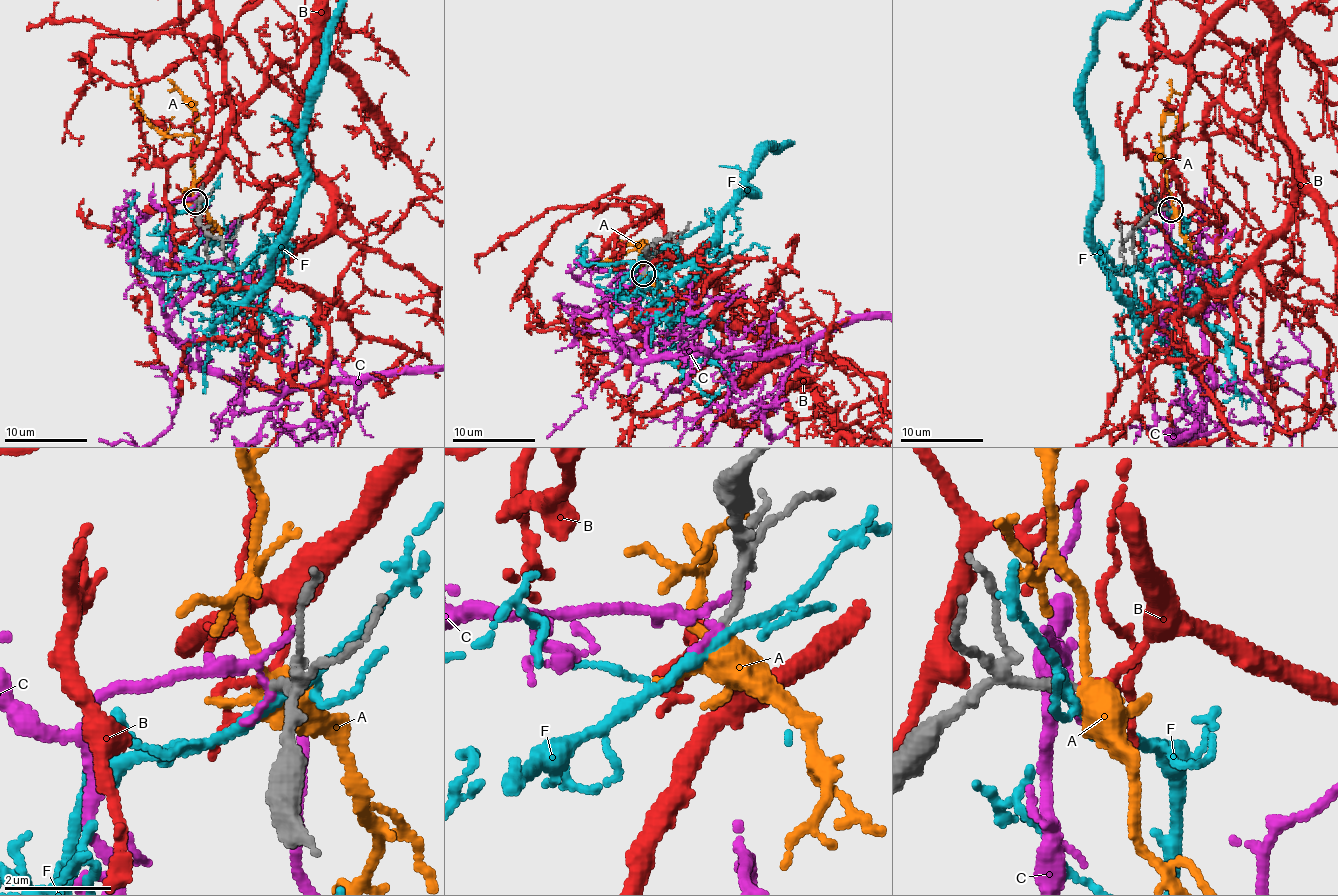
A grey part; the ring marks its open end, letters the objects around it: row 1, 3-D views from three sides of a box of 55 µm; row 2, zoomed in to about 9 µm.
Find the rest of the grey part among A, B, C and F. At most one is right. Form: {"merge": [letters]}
{"merge": ["B"]}

